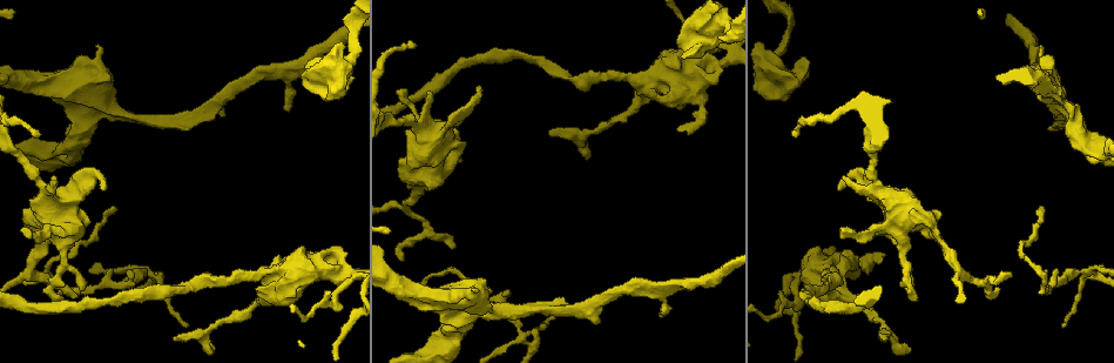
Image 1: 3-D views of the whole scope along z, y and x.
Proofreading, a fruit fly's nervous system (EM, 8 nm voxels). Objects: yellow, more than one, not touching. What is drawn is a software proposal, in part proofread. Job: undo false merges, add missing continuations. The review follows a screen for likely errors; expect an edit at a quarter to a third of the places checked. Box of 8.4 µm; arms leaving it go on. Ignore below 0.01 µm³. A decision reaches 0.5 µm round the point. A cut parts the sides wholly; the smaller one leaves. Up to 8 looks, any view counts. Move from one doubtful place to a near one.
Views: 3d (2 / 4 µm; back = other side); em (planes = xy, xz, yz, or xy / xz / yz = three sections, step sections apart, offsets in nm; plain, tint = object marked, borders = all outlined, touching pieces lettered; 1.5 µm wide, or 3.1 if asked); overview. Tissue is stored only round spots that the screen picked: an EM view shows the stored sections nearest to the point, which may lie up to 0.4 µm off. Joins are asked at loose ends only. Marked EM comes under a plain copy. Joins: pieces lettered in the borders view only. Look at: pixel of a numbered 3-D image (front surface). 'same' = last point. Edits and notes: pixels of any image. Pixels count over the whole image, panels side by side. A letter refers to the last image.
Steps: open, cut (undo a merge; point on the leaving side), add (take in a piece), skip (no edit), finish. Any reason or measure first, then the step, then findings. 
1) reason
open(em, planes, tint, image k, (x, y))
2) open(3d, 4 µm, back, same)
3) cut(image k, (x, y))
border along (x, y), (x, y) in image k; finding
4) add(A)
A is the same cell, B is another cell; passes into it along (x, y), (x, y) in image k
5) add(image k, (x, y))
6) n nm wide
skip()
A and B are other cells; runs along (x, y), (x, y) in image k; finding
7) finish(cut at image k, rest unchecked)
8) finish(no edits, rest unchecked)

open(em, yz, step 8, borders, image 1, (455, 246))

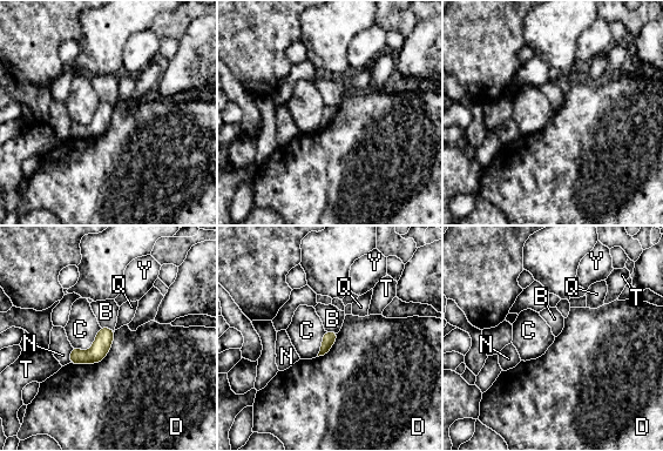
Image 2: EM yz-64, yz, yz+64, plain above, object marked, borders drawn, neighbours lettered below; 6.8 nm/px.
another direction
open(em, planes, borders, same)

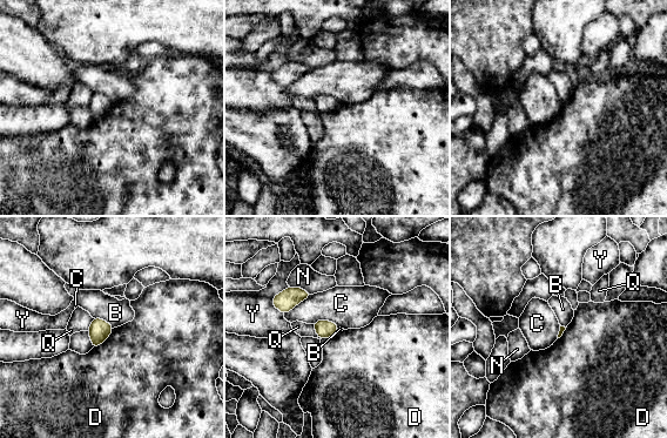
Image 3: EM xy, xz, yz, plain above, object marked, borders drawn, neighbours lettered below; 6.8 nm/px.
skip()
B, C, D, N, Q and Y are other cells; none of them fits

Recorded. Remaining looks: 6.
thin neck
open(3d, 2 µm, image 1, (146, 272))

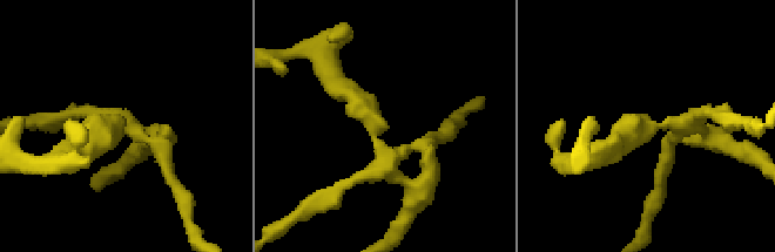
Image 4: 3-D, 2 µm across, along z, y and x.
open(em, planes, tint, image 4, (381, 144))

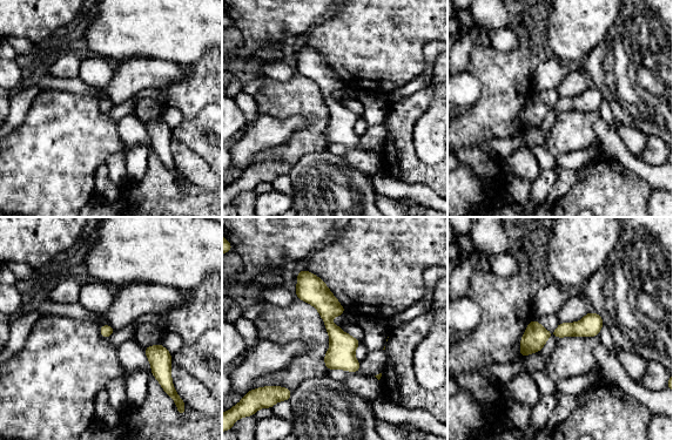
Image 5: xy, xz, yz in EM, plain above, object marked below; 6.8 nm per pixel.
open(em, planes, borders, same)

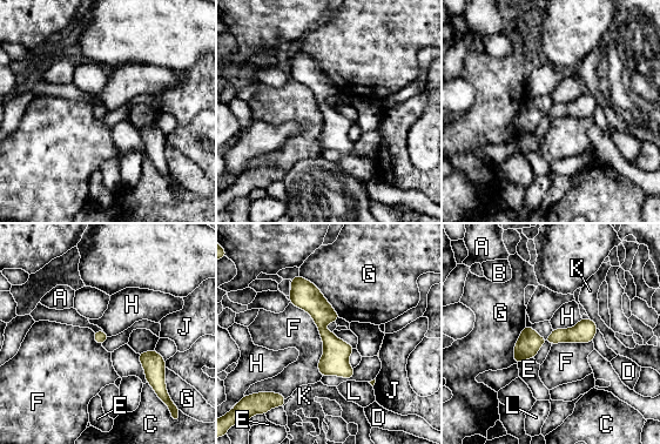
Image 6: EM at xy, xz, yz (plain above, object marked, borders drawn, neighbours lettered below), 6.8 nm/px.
skip()
A, B, C, D, E, F, G, H, J, K and L are other cells; runs along (295, 281), (349, 375) in image 6; all the same cell

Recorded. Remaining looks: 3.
open(em, xz, step 4, tint, image 1, (23, 231))

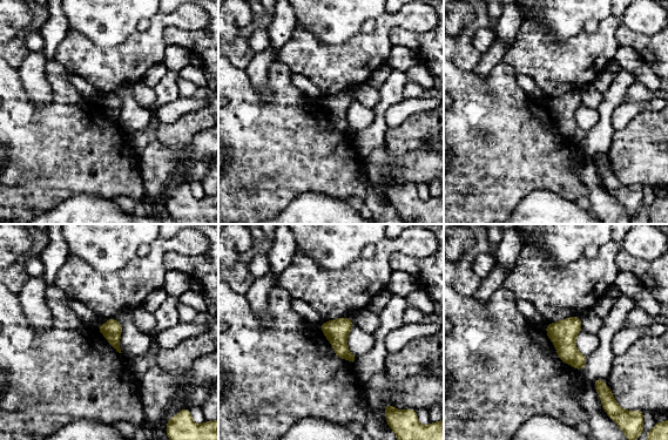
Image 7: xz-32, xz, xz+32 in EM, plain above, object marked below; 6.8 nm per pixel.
cut it another way
open(em, yz, step 8, borders, same)

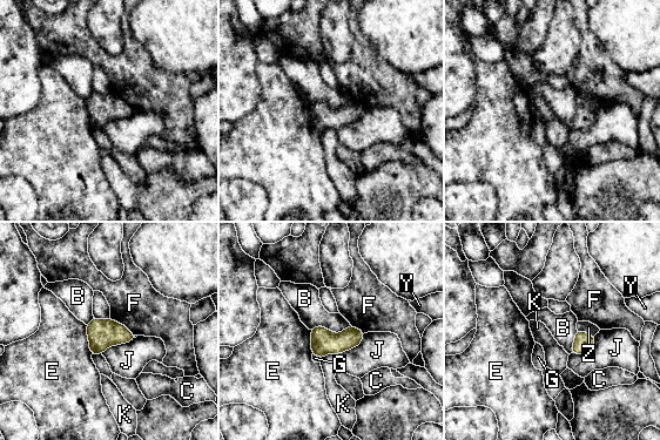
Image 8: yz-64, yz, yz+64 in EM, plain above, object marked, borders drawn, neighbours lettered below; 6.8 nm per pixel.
skip()
B, C, E, F, G, J, K, Y and Z are other cells; none of them fits

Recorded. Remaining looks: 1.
free end
open(em, xy, step 8, borders, image 1, (666, 315))

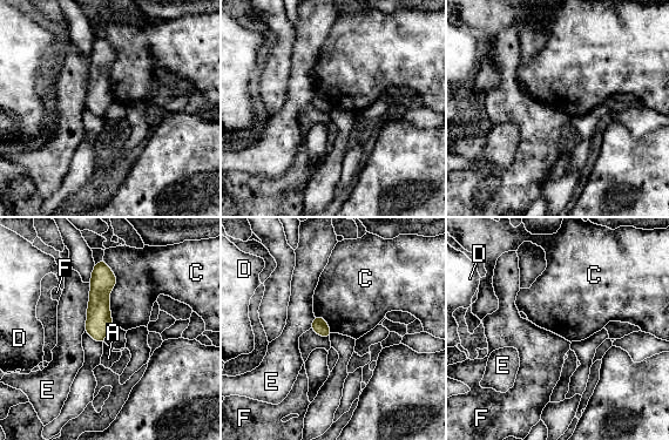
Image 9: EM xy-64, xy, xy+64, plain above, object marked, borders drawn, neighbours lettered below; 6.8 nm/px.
skip()
A, C, D, E and F are other cells; runs along (101, 264), (99, 338) in image 9; no lettered piece goes on from it

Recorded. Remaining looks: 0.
finish(no edits, rest unchecked)

